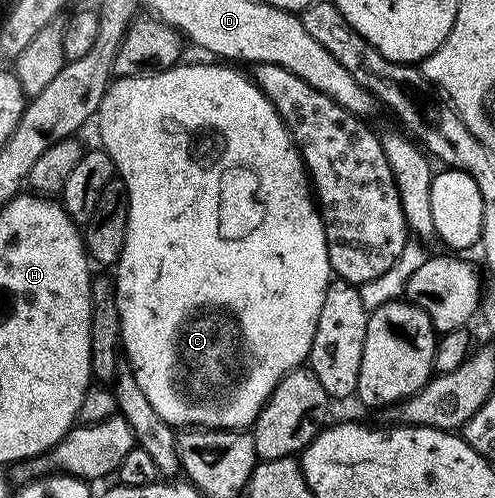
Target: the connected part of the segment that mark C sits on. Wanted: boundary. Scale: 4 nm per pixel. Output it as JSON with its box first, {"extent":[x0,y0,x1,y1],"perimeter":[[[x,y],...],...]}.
{"extent":[95,62,331,430],"perimeter":[[[178,62],[162,72],[114,79],[97,108],[95,125],[101,135],[100,147],[111,158],[116,175],[124,182],[129,201],[123,254],[115,265],[121,346],[124,359],[133,369],[135,382],[139,382],[139,390],[147,394],[147,402],[151,402],[155,414],[159,414],[163,422],[172,424],[177,430],[190,426],[245,430],[257,419],[277,383],[292,368],[302,367],[308,361],[319,310],[323,310],[323,298],[331,279],[325,224],[311,191],[305,161],[297,151],[293,135],[282,122],[275,106],[271,106],[252,79],[237,69],[240,67],[225,62],[185,63]]]}

